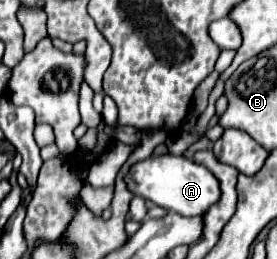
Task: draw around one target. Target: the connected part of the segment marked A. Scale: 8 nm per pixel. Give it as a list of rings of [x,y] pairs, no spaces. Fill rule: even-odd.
[[[152,155],[144,161],[138,161],[130,165],[128,173],[124,175],[126,187],[140,195],[142,199],[166,209],[180,213],[184,217],[192,215],[204,215],[210,205],[214,205],[220,199],[220,185],[218,179],[202,165],[194,163],[192,159],[186,159],[182,155]]]

